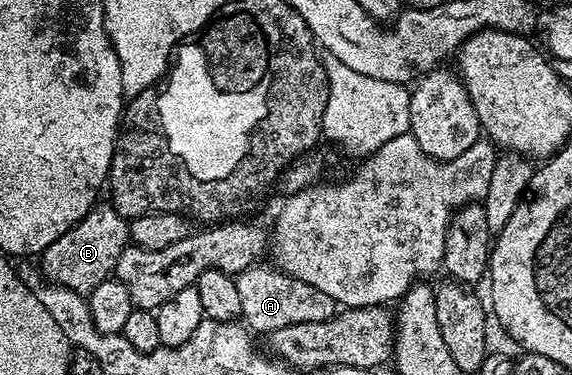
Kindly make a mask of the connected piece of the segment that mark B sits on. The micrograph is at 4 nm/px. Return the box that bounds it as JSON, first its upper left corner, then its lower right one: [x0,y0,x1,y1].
[38,202,130,296]

